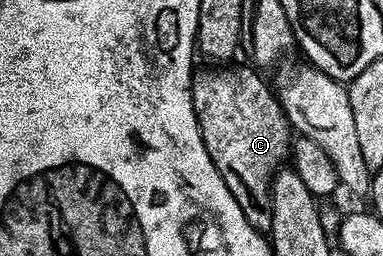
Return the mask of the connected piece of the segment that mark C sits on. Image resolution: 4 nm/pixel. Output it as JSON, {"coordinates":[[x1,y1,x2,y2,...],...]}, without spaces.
{"coordinates":[[205,67,209,68,193,73,193,109,207,154,211,162,215,162,223,182,227,182,227,190,235,194,243,218,247,218,255,230,268,233,273,175,286,163,291,152,289,119,285,117,274,89,265,85,260,71,252,67]]}

